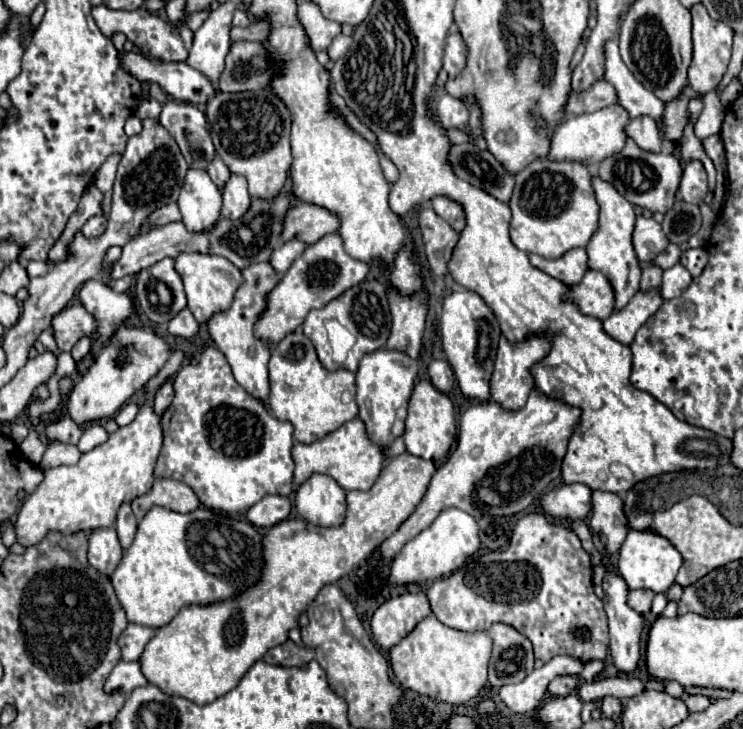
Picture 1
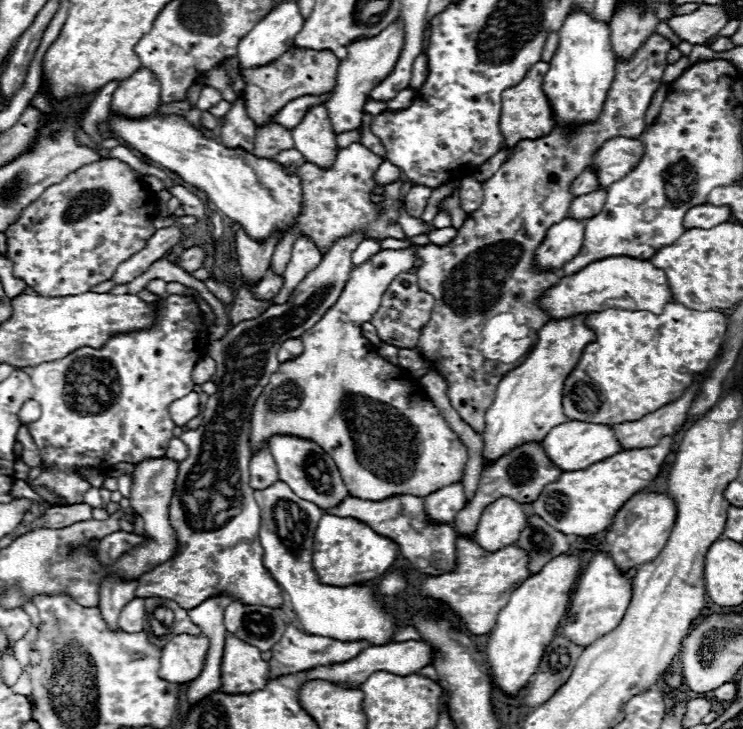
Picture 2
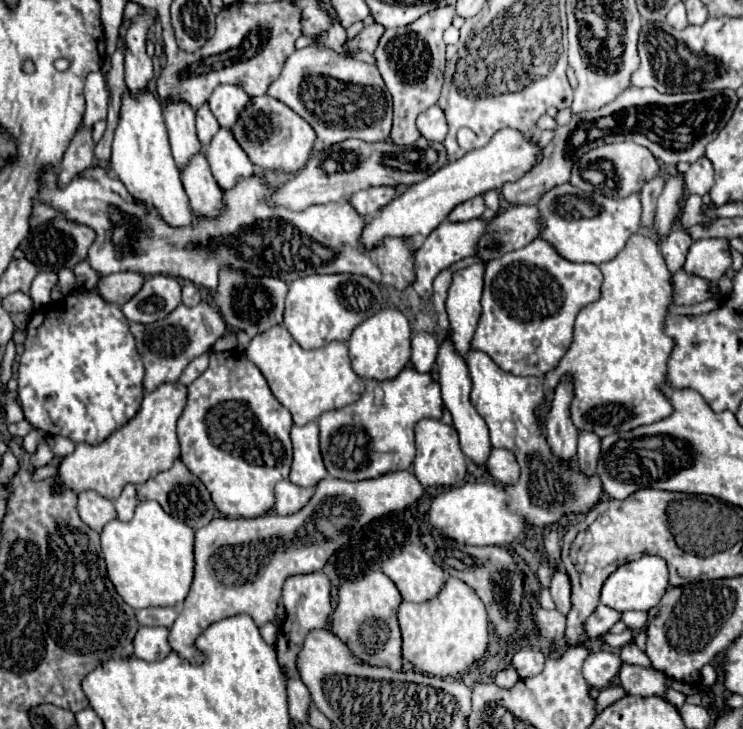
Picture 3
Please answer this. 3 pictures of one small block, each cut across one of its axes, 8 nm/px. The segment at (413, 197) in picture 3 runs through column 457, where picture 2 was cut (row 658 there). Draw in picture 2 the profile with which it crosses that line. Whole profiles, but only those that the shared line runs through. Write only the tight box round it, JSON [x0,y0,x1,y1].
[158,634,210,684]

